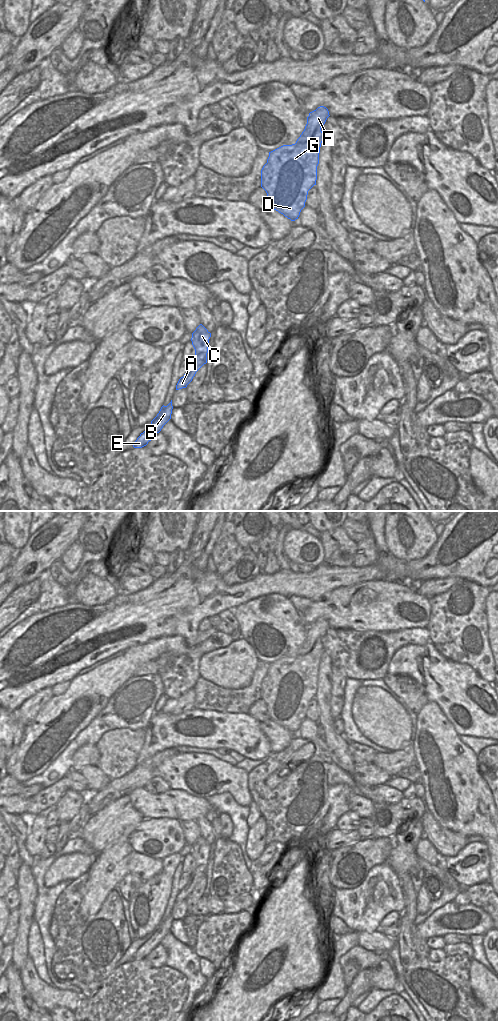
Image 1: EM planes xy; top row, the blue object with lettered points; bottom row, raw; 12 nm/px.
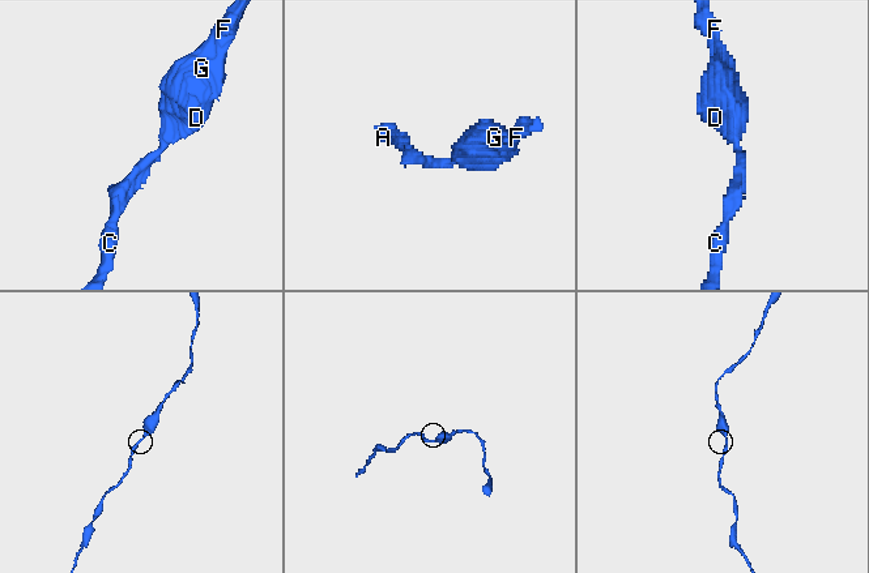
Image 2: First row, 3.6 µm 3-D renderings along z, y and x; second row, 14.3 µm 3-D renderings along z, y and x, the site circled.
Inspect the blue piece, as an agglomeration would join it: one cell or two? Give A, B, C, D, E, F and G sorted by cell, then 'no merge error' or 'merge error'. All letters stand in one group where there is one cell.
A B C D E F G | no merge error

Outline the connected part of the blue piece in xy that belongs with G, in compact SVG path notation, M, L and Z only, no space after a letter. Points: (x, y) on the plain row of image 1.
M324 618L310 624L305 641L296 655L283 657L269 664L267 675L261 682L261 699L267 705L271 720L291 733L298 731L305 719L308 703L316 697L320 659L324 652L321 639L329 628L329 623Z

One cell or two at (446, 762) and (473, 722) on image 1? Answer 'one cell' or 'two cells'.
two cells

